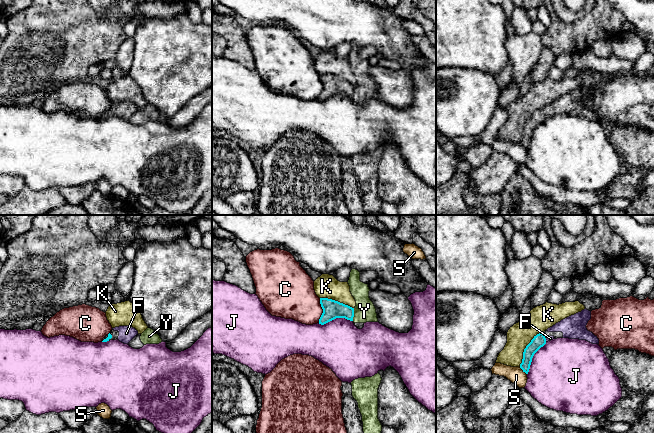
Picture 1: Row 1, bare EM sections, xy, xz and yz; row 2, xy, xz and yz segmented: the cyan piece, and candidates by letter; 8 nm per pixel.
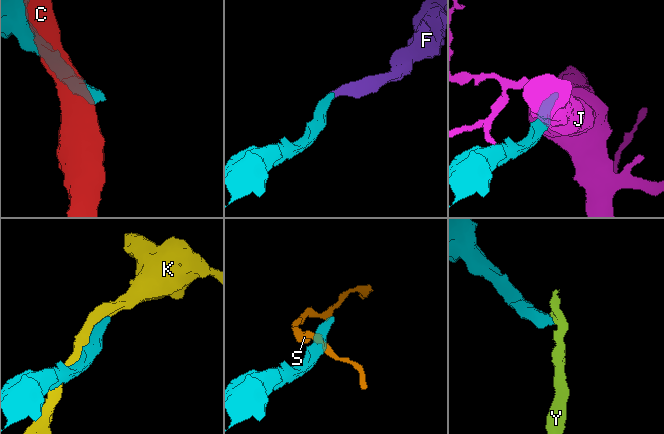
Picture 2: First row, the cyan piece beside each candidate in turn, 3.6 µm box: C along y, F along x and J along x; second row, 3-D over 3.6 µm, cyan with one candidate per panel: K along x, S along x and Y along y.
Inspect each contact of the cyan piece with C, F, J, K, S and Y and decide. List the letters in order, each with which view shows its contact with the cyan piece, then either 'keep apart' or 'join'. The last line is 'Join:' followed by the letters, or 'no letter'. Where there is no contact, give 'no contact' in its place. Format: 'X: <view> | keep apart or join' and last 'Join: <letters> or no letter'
C: xz | keep apart
F: yz | join
J: xz | keep apart
K: yz | keep apart
S: yz | keep apart
Y: xz | keep apart
Join: F

